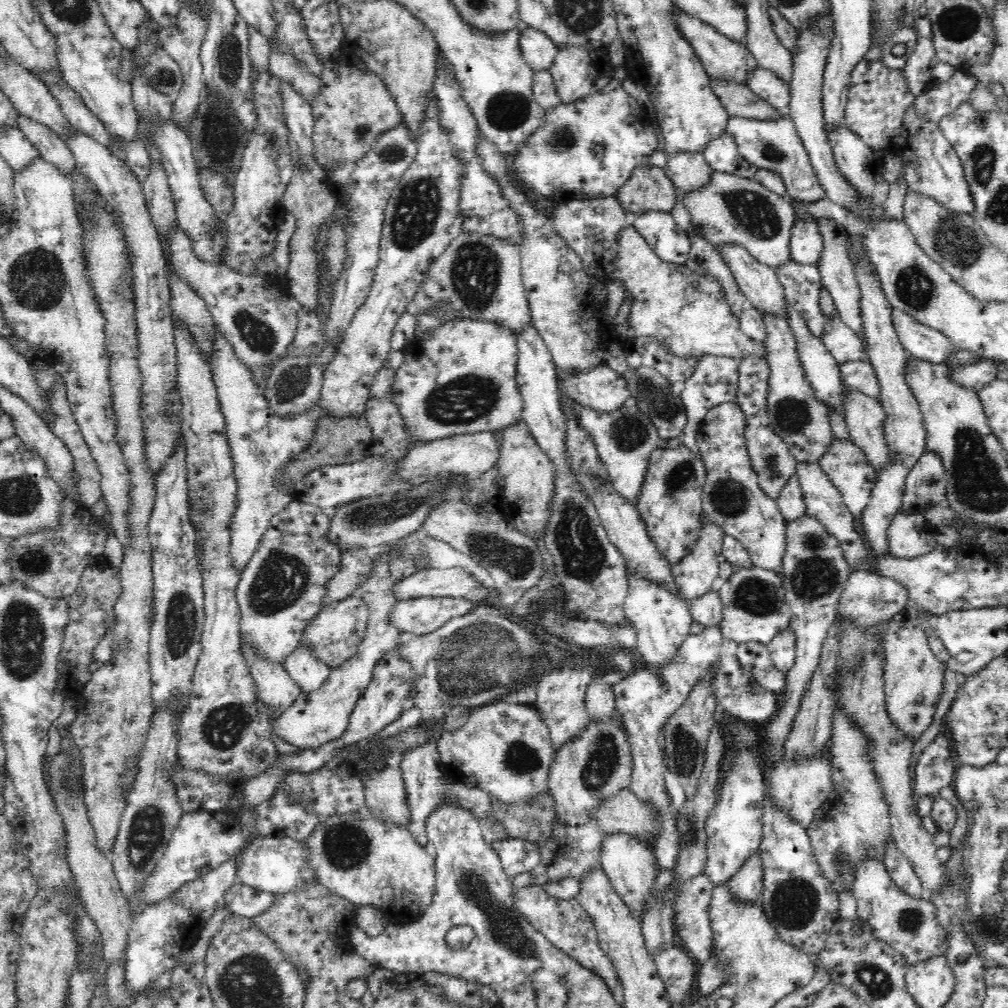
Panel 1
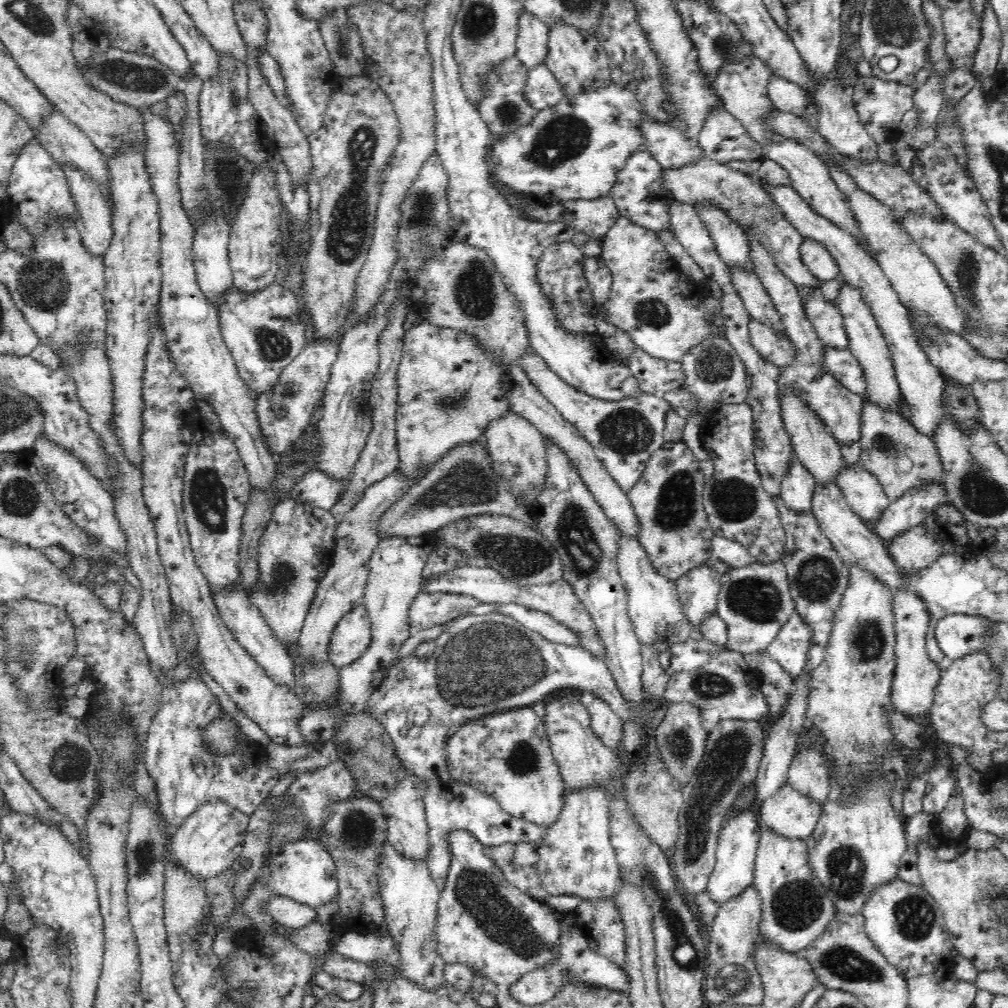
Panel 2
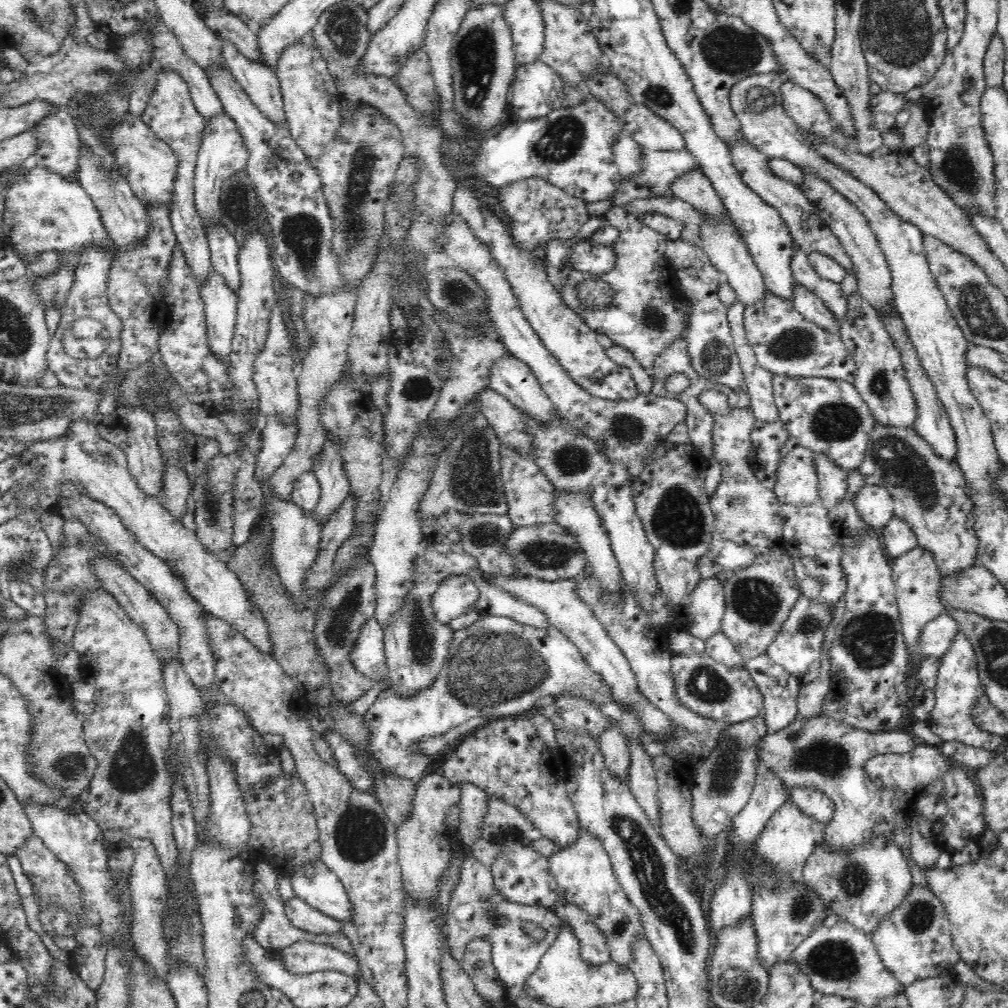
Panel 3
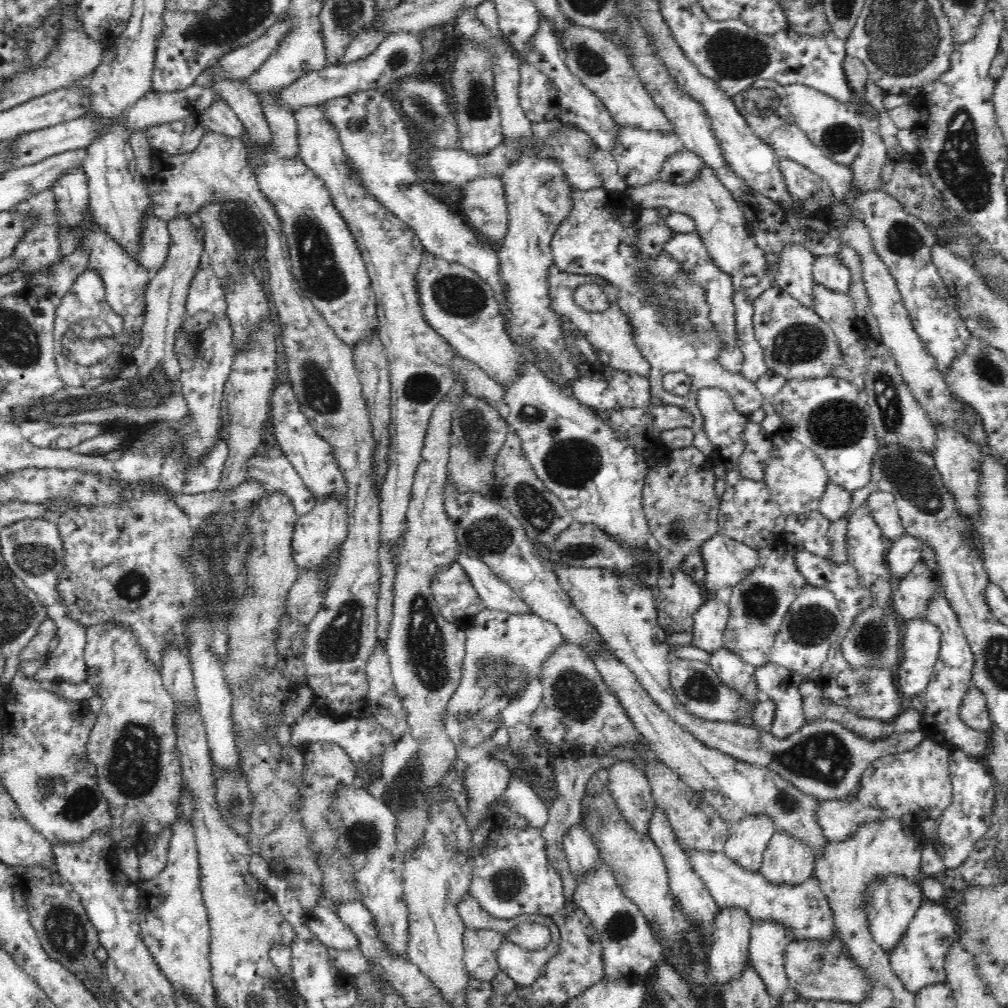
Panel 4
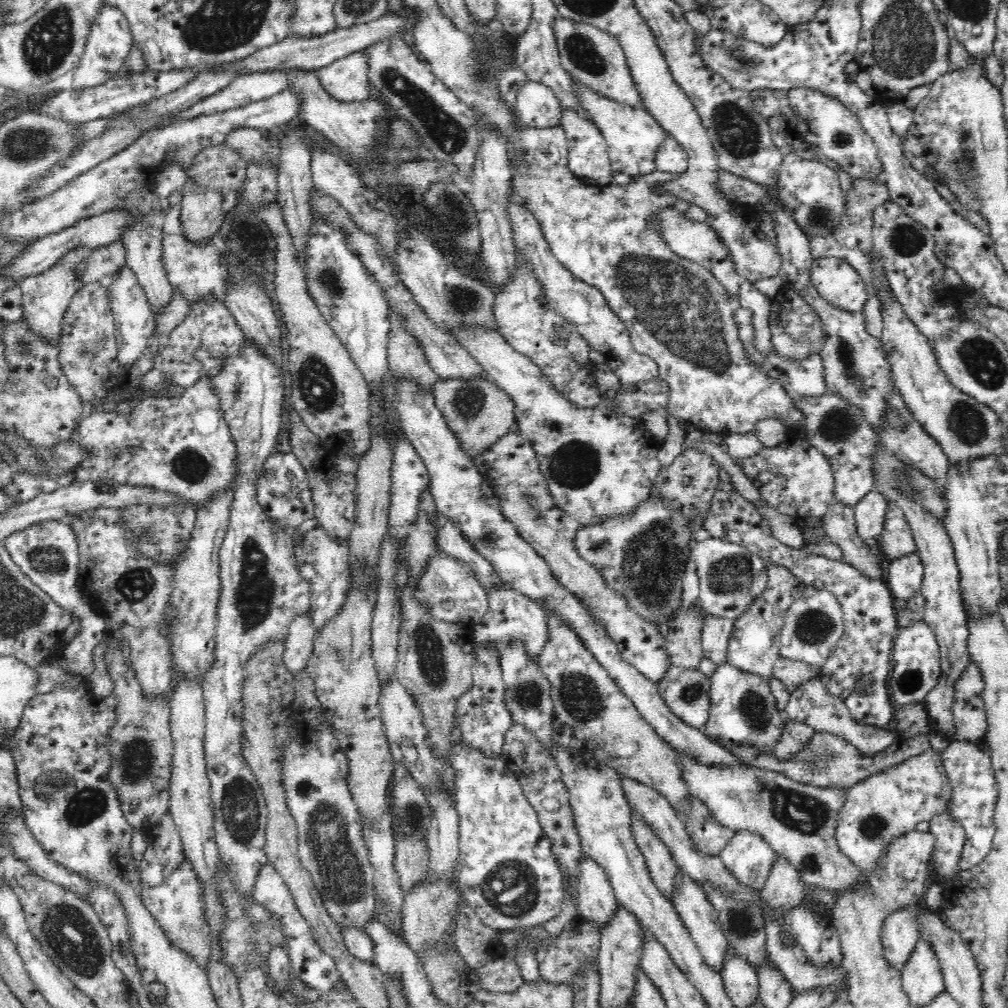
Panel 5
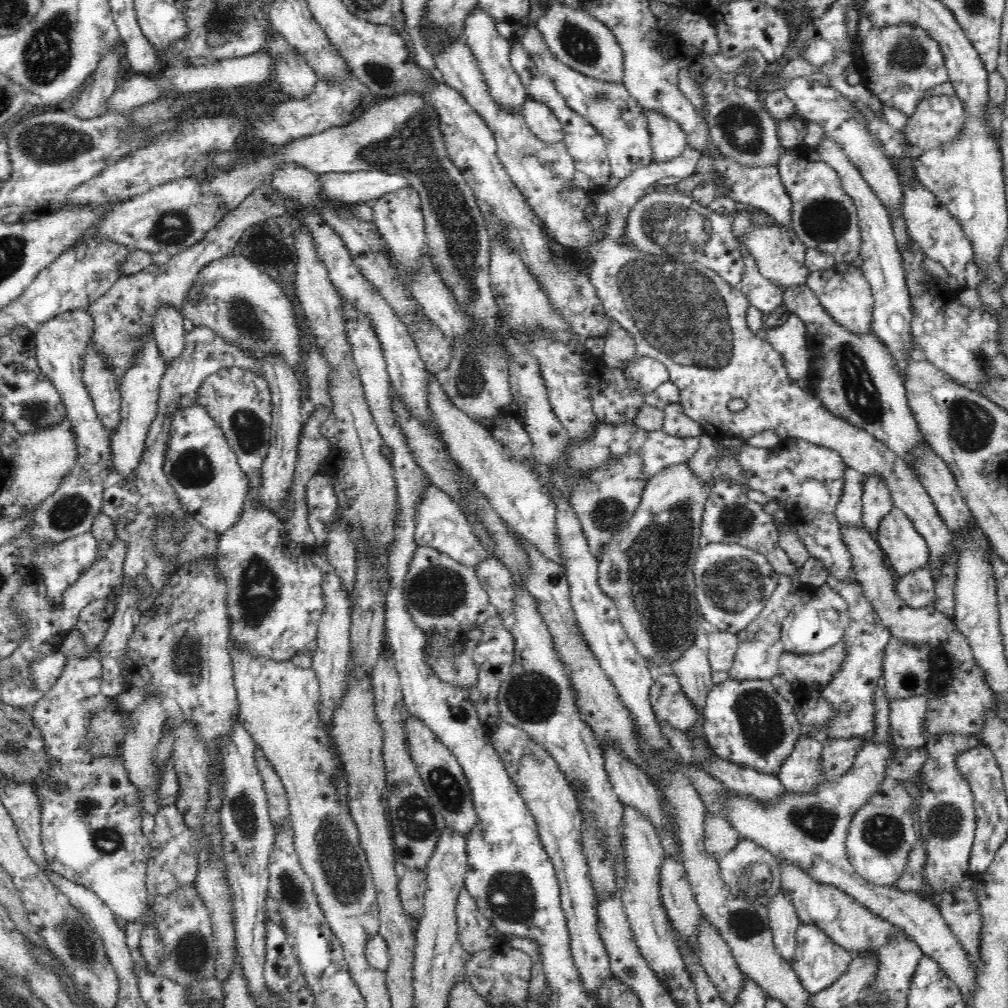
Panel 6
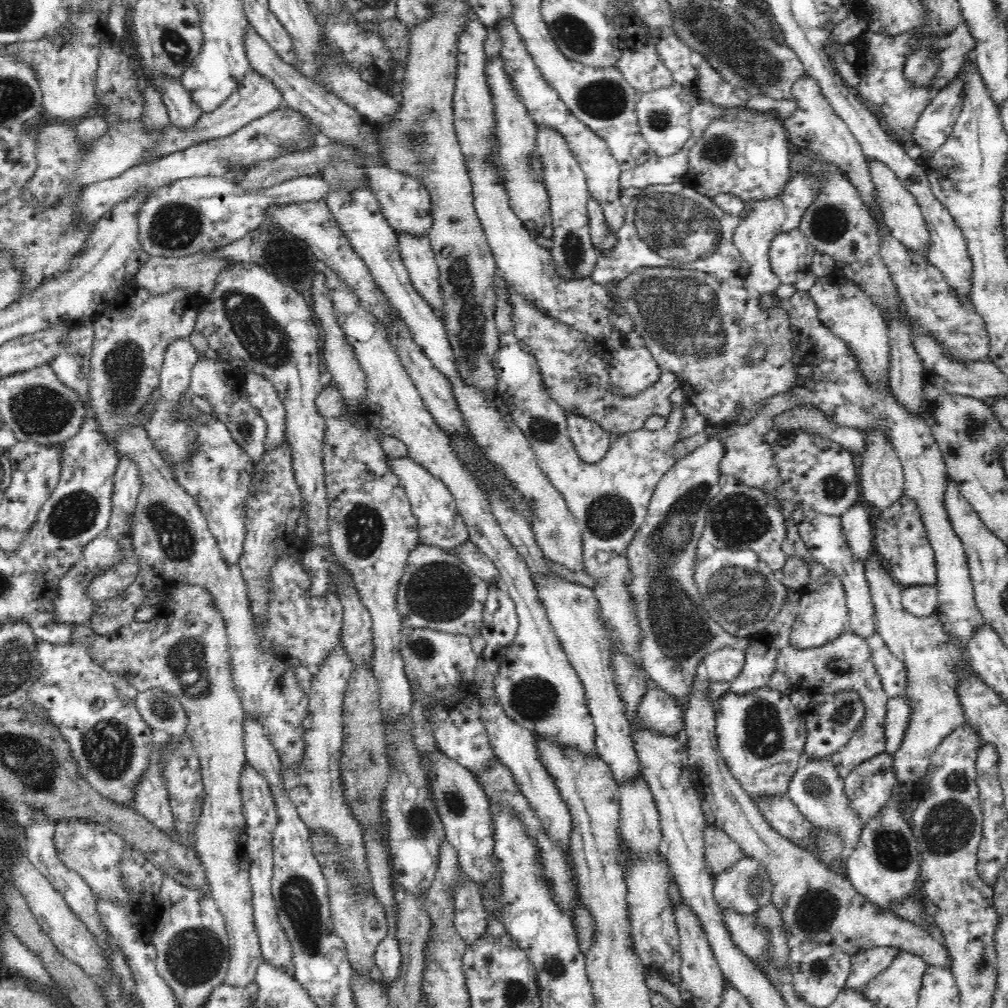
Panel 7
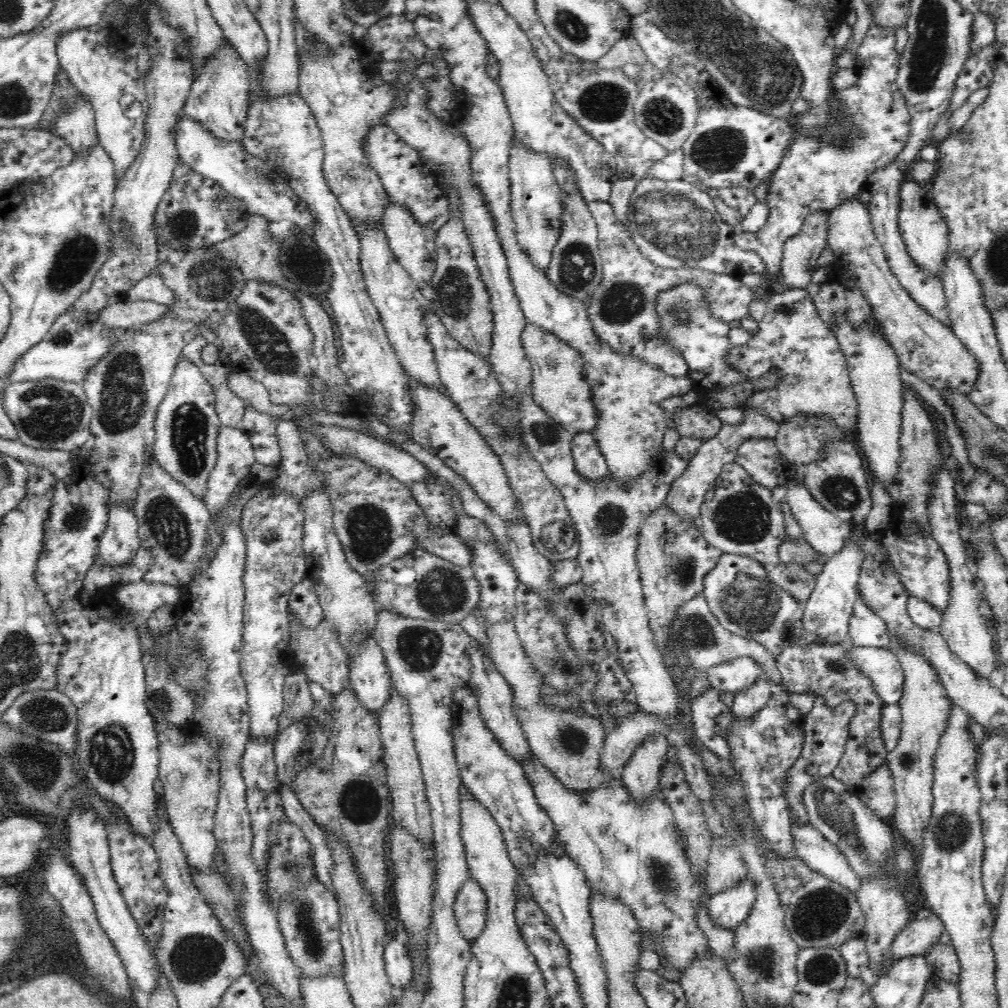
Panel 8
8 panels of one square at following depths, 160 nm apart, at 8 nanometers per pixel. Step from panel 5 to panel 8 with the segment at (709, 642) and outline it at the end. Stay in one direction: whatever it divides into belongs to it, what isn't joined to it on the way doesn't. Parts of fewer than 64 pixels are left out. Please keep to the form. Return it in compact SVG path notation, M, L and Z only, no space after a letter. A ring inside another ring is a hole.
M748 656L736 657L715 665L707 671L708 681L720 692L735 693L738 690L744 690L762 676L768 680L760 665Z

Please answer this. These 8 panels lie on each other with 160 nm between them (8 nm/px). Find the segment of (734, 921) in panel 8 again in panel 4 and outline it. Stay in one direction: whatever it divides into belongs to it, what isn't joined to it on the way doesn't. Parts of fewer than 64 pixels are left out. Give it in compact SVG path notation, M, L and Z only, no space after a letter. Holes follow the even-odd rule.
M764 813L746 815L735 823L729 823L724 848L726 856L742 868L760 871L764 851L774 833L774 819Z

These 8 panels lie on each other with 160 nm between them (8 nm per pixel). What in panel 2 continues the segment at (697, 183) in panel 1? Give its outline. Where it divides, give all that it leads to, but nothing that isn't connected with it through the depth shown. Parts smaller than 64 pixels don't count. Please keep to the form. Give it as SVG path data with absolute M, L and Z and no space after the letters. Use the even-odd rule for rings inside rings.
M642 122L641 133L645 144L648 144L647 151L663 170L682 169L703 158L702 148L698 145L699 138L684 137L680 130L670 127L668 123Z

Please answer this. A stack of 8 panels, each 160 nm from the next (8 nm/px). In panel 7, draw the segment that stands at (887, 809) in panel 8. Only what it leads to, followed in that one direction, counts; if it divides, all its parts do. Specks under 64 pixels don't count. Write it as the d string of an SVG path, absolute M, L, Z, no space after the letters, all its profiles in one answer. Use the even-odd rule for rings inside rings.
M882 752L855 766L845 778L848 806L867 822L897 793L893 756Z

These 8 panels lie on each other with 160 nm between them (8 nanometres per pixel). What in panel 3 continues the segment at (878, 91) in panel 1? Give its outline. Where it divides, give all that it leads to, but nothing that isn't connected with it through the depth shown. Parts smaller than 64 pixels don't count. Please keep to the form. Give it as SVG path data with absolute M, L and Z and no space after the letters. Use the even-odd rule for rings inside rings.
M881 90L878 94L872 95L869 107L876 129L880 130L880 133L894 132L896 116L906 109L909 103L910 101L906 100L904 94L888 90Z

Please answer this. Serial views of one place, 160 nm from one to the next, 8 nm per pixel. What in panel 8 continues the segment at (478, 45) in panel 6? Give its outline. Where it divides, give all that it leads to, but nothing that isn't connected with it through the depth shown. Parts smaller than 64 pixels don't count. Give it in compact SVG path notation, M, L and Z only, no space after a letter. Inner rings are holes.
M514 136L510 147L509 181L511 184L511 215L515 224L516 239L531 264L545 272L551 264L552 251L560 236L562 226L562 189L554 180L552 164L545 156L533 152Z

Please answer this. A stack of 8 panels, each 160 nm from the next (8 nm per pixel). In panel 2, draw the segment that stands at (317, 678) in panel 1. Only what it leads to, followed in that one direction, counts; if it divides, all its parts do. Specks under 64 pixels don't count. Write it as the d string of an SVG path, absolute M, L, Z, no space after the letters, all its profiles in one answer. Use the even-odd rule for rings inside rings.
M400 469L369 486L362 498L348 511L337 524L336 542L332 562L318 587L308 616L306 616L301 636L298 640L297 658L307 662L326 662L328 646L332 632L339 624L340 618L353 610L356 603L362 601L363 592L369 581L369 562L381 538L377 528L384 511L391 507L404 493L409 491L413 482L402 475Z

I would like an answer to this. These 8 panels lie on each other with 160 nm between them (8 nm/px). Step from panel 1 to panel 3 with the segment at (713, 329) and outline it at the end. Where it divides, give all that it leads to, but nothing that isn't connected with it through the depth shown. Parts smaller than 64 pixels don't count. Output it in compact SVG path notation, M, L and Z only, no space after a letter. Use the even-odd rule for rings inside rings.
M613 206L604 218L607 225L619 230L618 238L612 246L616 255L616 268L604 276L572 271L568 284L558 292L562 295L562 300L574 309L593 331L600 331L611 338L613 344L624 346L634 355L636 361L650 372L660 352L664 352L664 348L668 348L672 340L683 334L688 324L688 315L676 307L681 292L676 282L676 272L665 255L668 238L642 224L636 215L629 213L624 207ZM588 278L603 279L614 290L613 301L605 309L586 308L580 303L576 286Z

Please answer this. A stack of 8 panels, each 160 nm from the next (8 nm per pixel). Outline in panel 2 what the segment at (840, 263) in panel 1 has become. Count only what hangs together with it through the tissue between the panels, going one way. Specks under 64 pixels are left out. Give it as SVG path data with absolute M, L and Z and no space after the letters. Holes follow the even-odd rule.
M844 281L837 297L832 301L836 308L840 309L843 316L844 328L848 335L848 346L852 355L858 359L862 371L864 371L864 379L866 379L866 397L868 401L872 401L873 404L878 404L881 408L888 410L889 412L900 412L900 397L901 388L895 375L895 366L893 358L885 341L883 332L878 328L878 323L870 310L870 307L866 304L866 301L862 298L860 291L848 281Z

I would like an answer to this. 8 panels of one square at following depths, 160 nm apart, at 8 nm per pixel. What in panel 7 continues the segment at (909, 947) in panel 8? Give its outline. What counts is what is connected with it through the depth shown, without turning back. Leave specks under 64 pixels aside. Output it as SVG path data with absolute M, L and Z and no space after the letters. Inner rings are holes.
M880 946L851 955L852 964L843 990L864 990L867 982L884 972L902 950L896 946Z

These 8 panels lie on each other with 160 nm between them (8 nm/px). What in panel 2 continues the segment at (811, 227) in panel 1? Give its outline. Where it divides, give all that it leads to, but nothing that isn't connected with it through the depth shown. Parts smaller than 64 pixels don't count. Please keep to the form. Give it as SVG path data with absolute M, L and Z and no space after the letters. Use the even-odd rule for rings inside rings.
M802 239L800 245L802 263L808 271L820 281L837 279L841 272L834 257L828 249L814 239Z

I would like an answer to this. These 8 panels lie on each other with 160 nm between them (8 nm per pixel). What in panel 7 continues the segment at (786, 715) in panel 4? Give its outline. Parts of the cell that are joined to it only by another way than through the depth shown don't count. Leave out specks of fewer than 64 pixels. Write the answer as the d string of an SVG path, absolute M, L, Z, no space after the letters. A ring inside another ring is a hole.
M804 753L799 761L799 767L790 781L787 794L812 825L816 825L820 829L834 829L844 839L846 852L851 853L857 847L860 833L866 822L862 822L848 806L844 783L845 779L842 779L837 773L831 759L808 758Z

